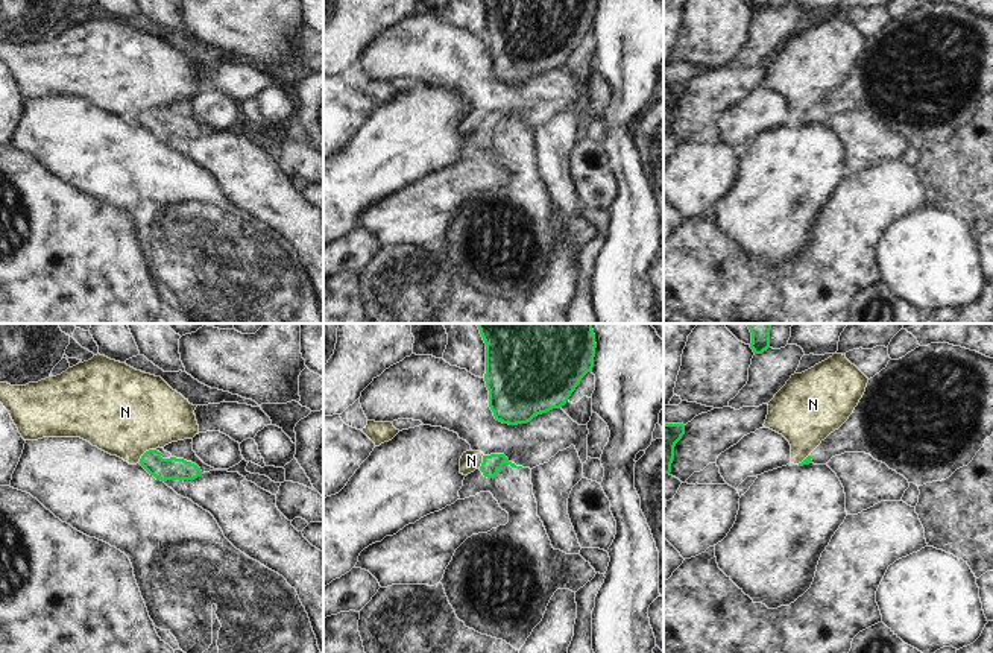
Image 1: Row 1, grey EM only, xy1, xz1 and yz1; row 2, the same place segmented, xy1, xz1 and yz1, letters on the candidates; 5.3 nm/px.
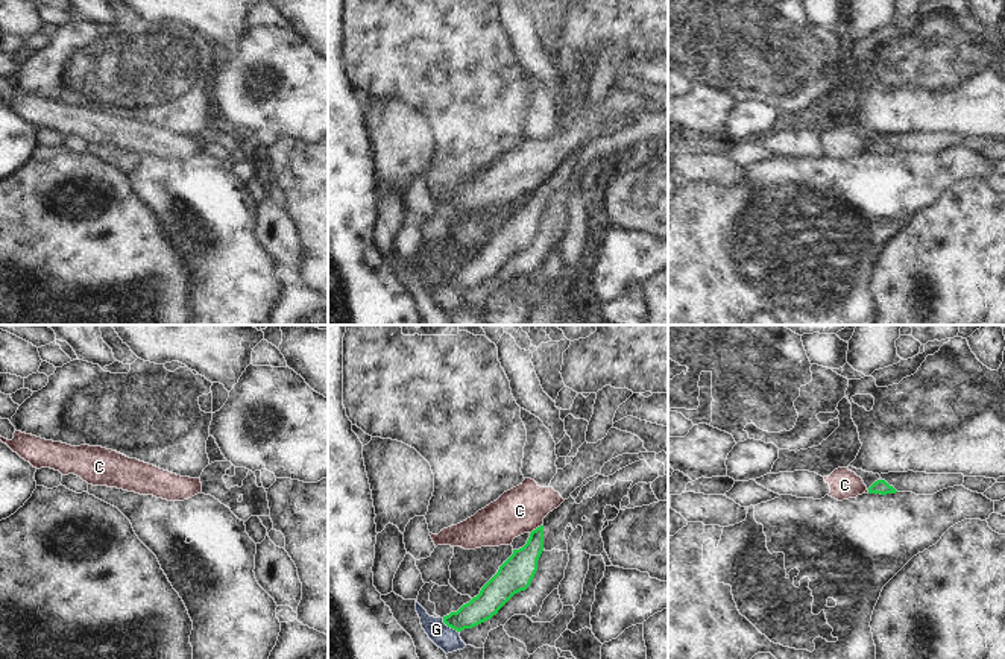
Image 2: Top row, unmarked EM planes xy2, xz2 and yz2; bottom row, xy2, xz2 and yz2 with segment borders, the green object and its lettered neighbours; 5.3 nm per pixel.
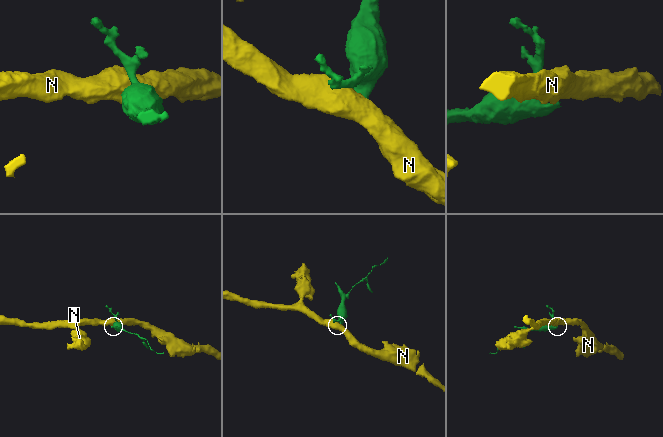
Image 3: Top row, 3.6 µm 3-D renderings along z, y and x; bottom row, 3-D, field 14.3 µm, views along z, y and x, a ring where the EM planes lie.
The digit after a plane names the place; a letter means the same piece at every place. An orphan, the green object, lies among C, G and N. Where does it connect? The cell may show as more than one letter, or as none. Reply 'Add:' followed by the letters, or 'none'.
Add: none

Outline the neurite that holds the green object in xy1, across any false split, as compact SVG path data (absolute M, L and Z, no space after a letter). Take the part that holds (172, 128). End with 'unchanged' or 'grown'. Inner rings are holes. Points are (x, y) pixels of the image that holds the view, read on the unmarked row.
M164 108L149 109L141 118L140 125L156 140L194 140L202 135L197 125L184 118L176 118Z; grown

